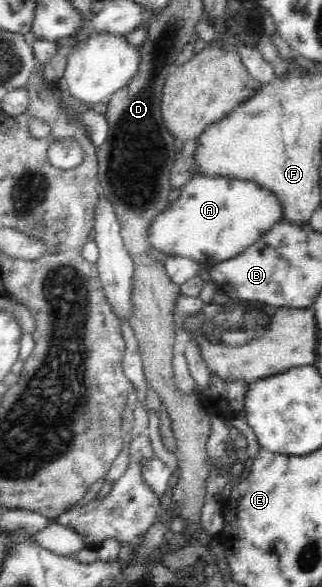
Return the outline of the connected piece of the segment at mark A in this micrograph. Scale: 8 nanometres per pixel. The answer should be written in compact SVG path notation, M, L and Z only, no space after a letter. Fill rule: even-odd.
M196 172L181 187L180 196L169 203L160 215L154 217L146 232L151 251L155 249L165 253L168 258L188 258L211 268L217 263L239 256L280 221L283 221L283 209L278 197L269 189L258 185L258 182L228 175L202 175Z

